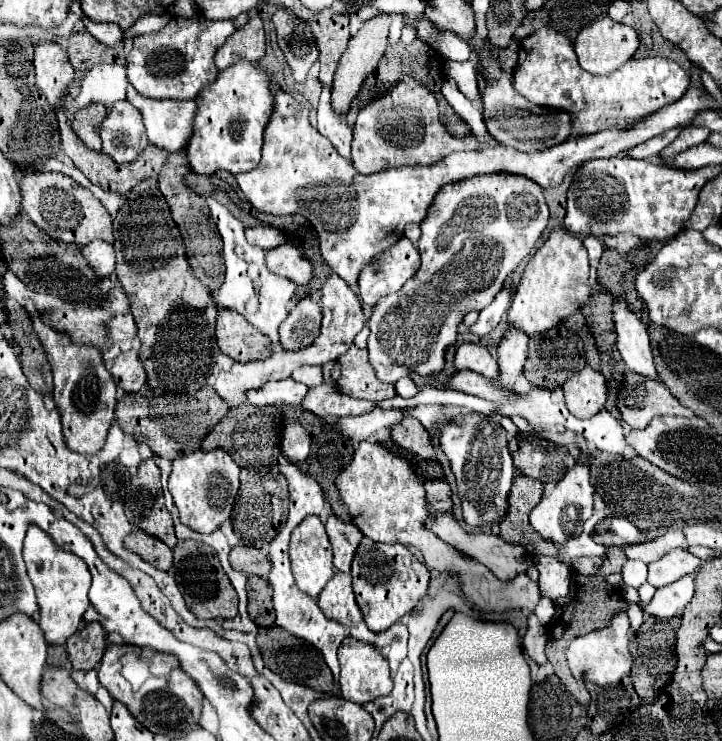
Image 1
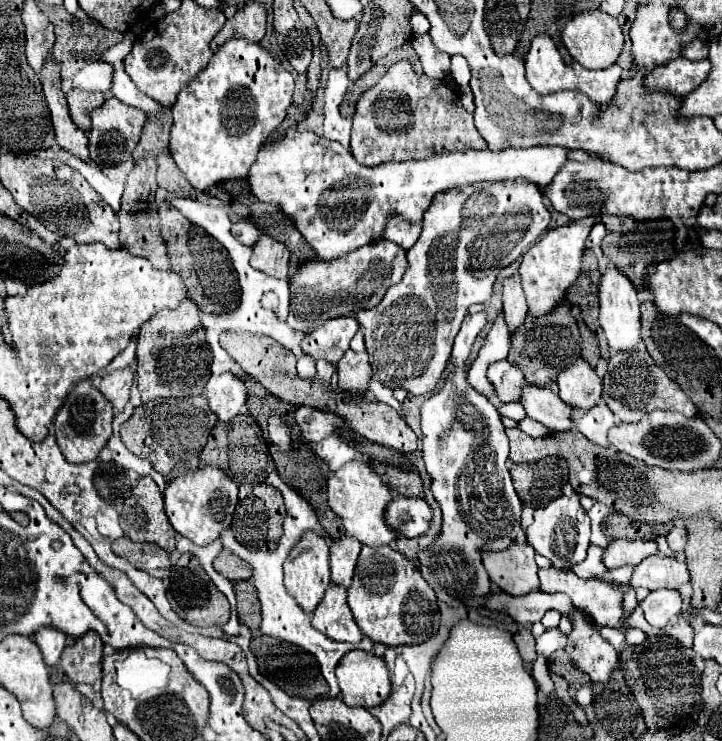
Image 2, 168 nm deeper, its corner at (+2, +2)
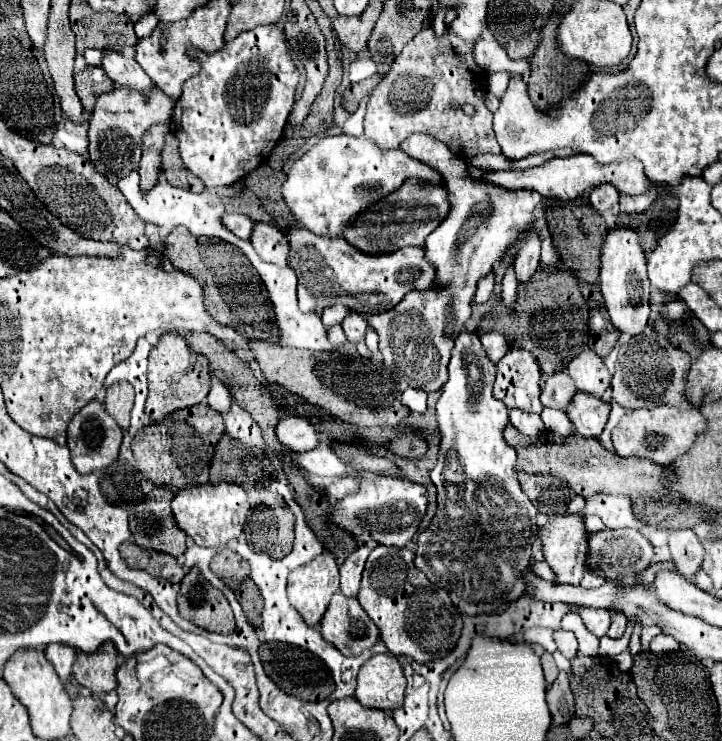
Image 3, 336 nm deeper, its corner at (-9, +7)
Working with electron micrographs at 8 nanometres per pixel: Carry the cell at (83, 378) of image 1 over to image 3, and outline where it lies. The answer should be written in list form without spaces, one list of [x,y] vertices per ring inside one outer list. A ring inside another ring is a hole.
[[[90,400],[82,410],[78,410],[70,424],[68,424],[68,448],[72,454],[72,464],[80,474],[88,474],[100,468],[110,466],[118,458],[120,442],[122,442],[122,428],[118,422],[106,412],[104,404],[98,400]]]

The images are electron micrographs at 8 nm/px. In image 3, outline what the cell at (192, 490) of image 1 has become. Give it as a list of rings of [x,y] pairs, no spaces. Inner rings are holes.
[[[208,482],[208,484],[194,484],[182,492],[176,492],[172,500],[172,512],[176,516],[178,526],[192,536],[198,546],[226,546],[228,540],[238,538],[248,514],[248,498],[246,490],[236,482]]]

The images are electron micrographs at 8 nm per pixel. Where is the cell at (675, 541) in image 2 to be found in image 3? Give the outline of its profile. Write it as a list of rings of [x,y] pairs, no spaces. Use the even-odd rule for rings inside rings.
[[[676,530],[670,534],[668,548],[672,554],[672,560],[682,576],[692,580],[696,570],[702,564],[704,558],[704,548],[698,540],[698,536],[692,530]]]

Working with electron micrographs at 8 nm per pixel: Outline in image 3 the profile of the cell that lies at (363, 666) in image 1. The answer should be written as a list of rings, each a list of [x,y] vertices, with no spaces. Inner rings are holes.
[[[374,654],[360,666],[356,700],[366,708],[394,710],[402,706],[406,678],[394,654]]]

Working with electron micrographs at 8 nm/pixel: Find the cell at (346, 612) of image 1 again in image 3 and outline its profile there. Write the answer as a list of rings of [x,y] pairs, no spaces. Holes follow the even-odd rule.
[[[336,592],[320,622],[322,636],[332,642],[342,654],[356,656],[372,648],[378,640],[376,624],[364,614],[356,598]]]

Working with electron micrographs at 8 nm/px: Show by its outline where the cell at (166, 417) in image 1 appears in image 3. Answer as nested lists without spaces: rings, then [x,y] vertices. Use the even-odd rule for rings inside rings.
[[[202,402],[184,410],[176,410],[160,422],[150,422],[148,426],[142,426],[132,440],[132,450],[140,472],[148,480],[152,480],[154,484],[168,484],[176,490],[182,490],[192,484],[208,482],[210,460],[214,456],[214,448],[222,432],[222,414]]]

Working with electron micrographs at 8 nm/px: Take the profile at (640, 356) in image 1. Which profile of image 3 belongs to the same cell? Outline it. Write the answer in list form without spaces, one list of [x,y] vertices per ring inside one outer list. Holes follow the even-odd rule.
[[[610,228],[602,244],[602,268],[600,268],[600,290],[604,296],[606,310],[616,330],[638,336],[644,332],[650,314],[650,282],[646,276],[646,258],[640,248],[636,232],[630,228]]]

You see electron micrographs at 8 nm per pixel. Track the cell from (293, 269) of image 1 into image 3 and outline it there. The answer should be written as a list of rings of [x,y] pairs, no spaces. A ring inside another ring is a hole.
[[[258,222],[254,226],[250,242],[252,242],[258,256],[264,262],[272,262],[272,264],[278,264],[278,266],[288,266],[290,246],[288,246],[288,240],[286,240],[284,232],[278,230],[276,226]]]

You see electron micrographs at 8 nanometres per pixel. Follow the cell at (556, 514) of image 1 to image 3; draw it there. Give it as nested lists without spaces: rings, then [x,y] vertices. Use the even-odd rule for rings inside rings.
[[[554,514],[548,518],[546,526],[542,528],[546,534],[542,536],[542,550],[546,556],[546,562],[556,570],[558,580],[556,582],[568,582],[568,584],[580,584],[582,576],[588,570],[588,530],[584,526],[582,514]]]

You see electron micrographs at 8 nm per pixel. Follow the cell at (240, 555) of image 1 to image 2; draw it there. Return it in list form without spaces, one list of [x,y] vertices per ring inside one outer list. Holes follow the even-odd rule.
[[[223,549],[215,557],[213,567],[217,573],[221,573],[229,581],[247,581],[251,577],[251,569],[243,561],[239,561],[233,553],[229,553],[227,549]]]

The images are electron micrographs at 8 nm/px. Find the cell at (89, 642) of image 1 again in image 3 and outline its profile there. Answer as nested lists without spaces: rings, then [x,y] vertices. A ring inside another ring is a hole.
[[[104,642],[96,652],[78,652],[74,660],[72,674],[80,686],[88,688],[92,694],[110,692],[116,688],[116,668],[118,652],[112,642]]]

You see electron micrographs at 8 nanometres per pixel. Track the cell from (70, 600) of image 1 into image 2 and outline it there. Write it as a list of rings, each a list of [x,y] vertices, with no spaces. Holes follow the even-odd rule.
[[[39,629],[35,633],[33,641],[37,643],[37,647],[39,647],[41,655],[43,655],[43,661],[49,667],[57,667],[67,637],[63,633],[59,633],[59,631],[55,631],[55,629]]]

